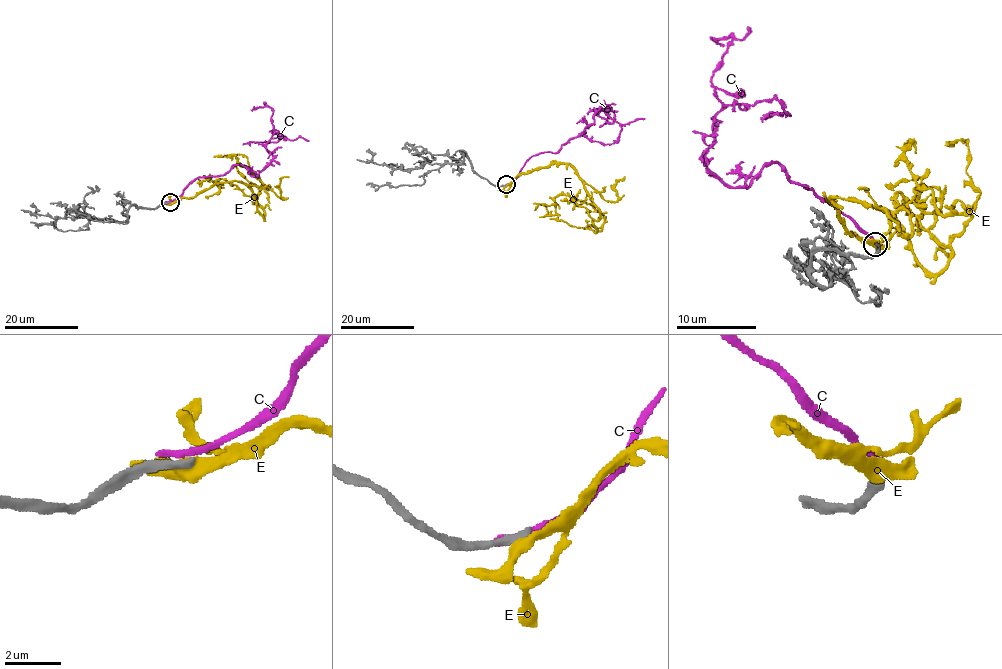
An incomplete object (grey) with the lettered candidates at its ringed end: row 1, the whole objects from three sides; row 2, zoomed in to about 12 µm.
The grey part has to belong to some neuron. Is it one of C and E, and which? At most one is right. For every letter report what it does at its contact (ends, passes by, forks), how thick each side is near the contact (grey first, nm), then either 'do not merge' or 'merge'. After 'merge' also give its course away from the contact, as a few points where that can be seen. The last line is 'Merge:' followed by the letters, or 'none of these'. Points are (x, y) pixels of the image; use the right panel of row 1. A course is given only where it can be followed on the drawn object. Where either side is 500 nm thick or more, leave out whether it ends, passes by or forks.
C: it ends there; 320 nm thick on the grey side, 320 nm on the other; do not merge
E: it passes by; 320 nm thick on the grey side, 440 nm on the other; do not merge
Merge: none of these

